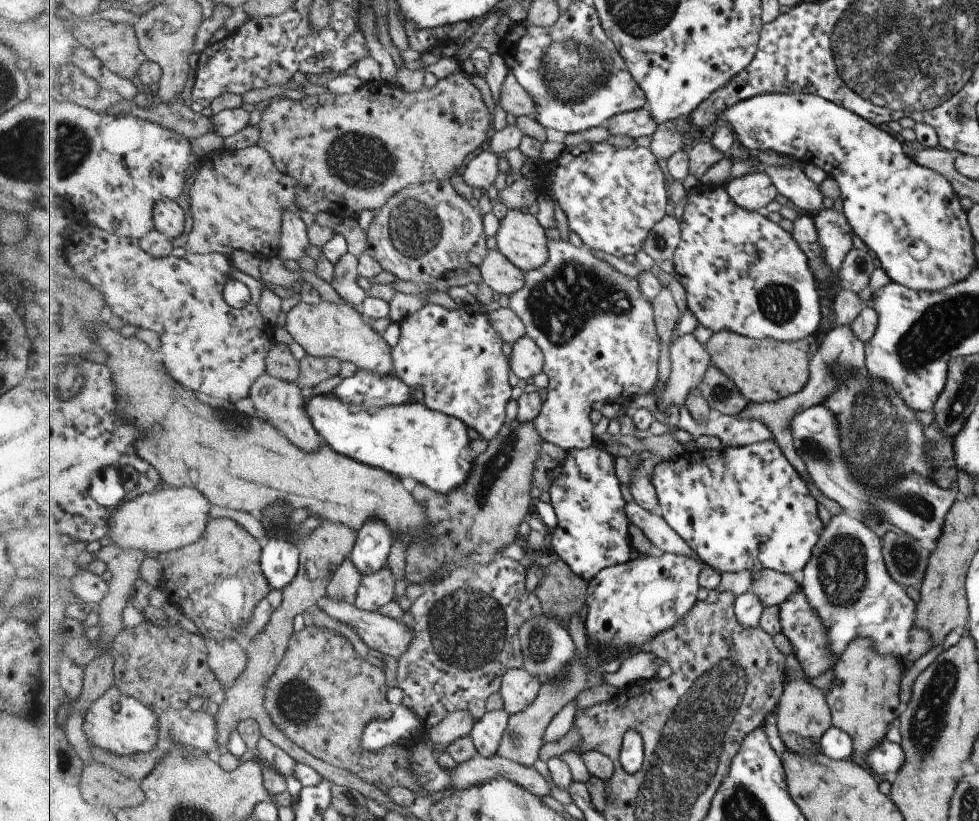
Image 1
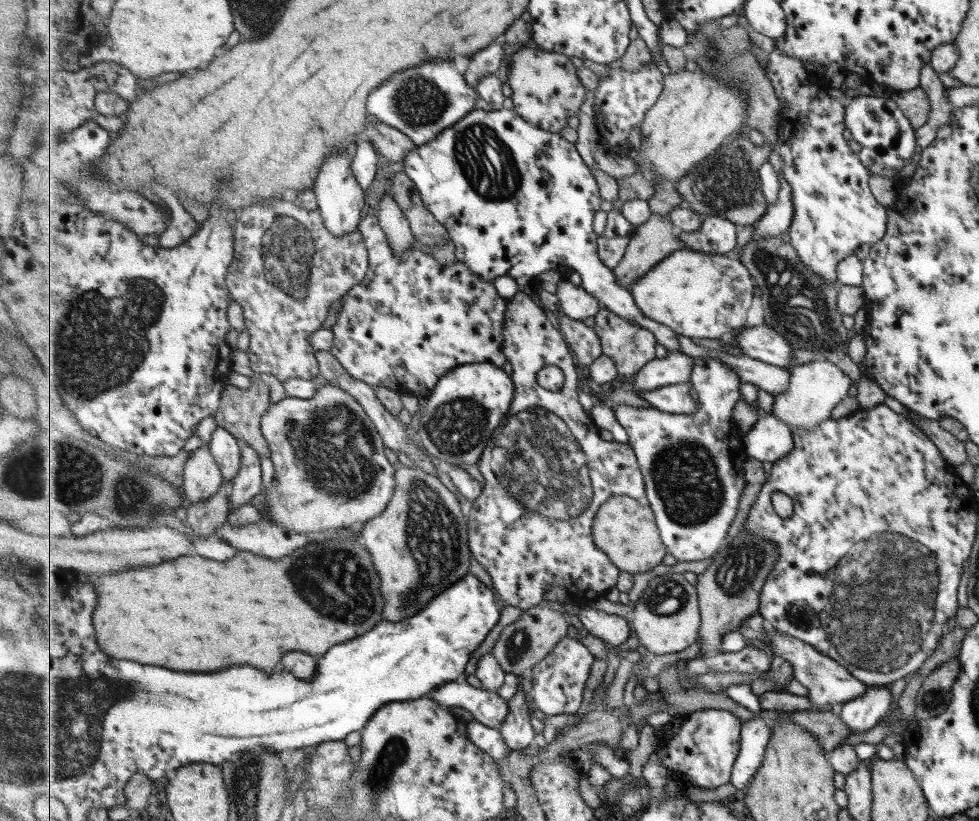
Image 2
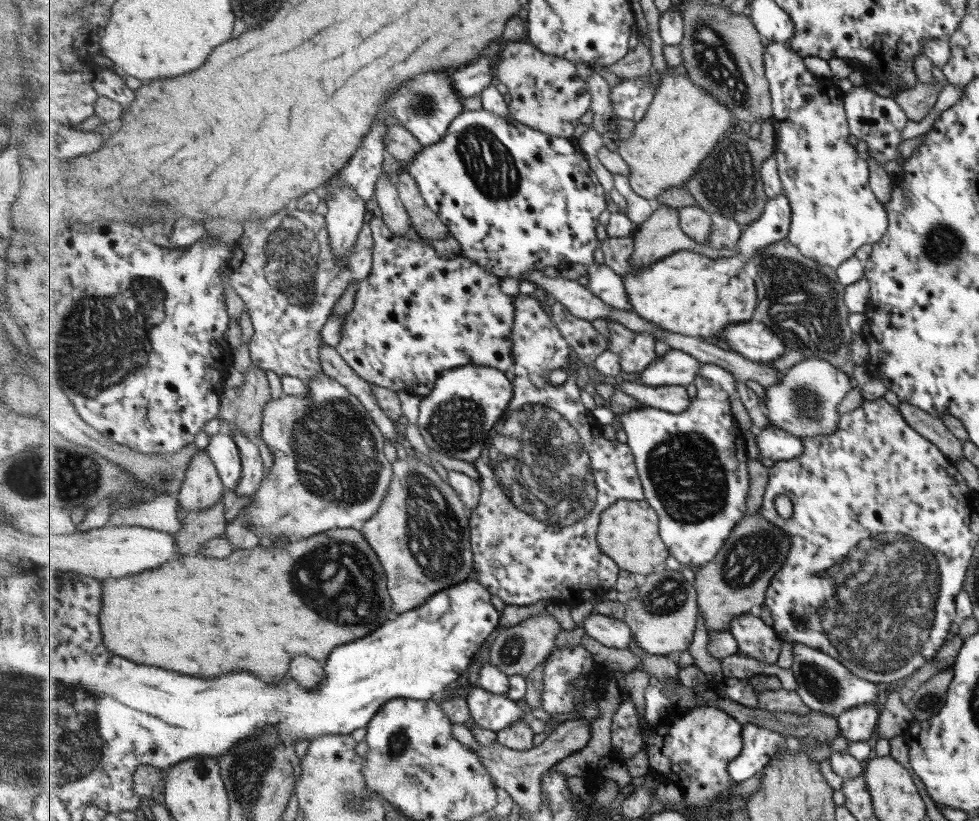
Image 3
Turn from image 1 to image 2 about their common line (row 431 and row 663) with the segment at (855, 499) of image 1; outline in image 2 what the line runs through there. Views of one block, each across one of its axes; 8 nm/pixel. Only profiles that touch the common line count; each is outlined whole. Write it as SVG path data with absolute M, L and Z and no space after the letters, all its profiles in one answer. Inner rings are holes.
M766 620L766 628L767 640L773 642L772 658L783 656L793 664L796 680L807 688L807 701L814 708L836 711L841 704L866 694L869 685L863 684L862 681L851 676L850 671L832 657L820 653L818 649L814 649L810 644L797 637L779 631L769 620Z

